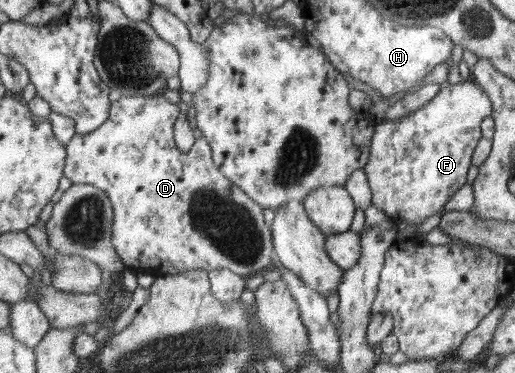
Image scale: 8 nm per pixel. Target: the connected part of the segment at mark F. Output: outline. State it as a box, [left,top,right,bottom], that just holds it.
[365,81,494,240]

